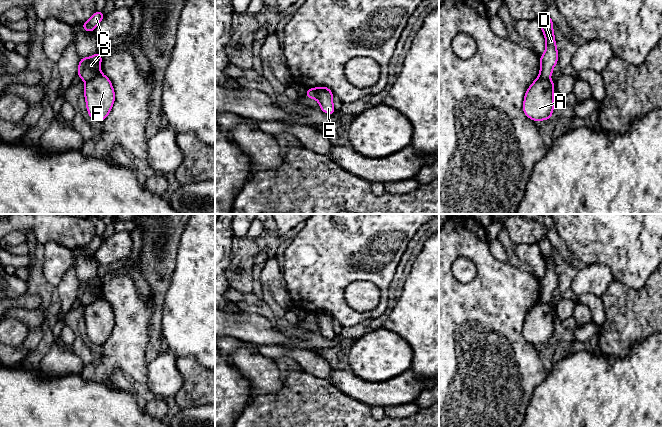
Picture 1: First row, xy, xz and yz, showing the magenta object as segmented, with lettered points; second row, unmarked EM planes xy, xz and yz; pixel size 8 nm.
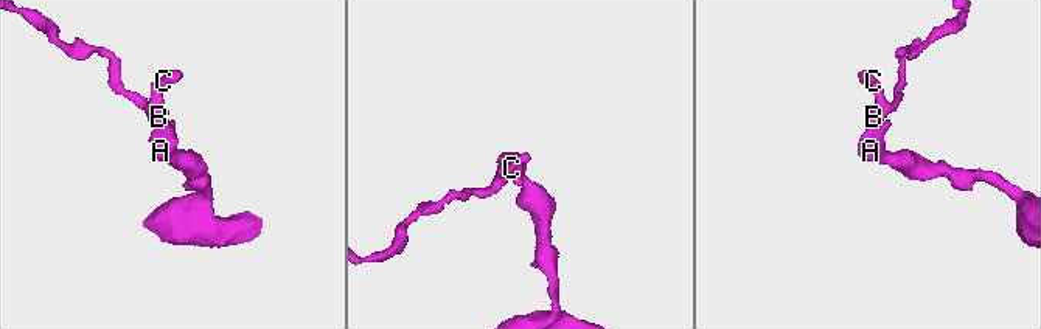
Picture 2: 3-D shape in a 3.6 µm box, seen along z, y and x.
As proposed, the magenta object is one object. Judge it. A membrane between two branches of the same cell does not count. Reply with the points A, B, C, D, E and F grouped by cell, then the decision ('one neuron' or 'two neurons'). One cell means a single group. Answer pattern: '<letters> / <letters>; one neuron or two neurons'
A E F / B C D; two neurons

